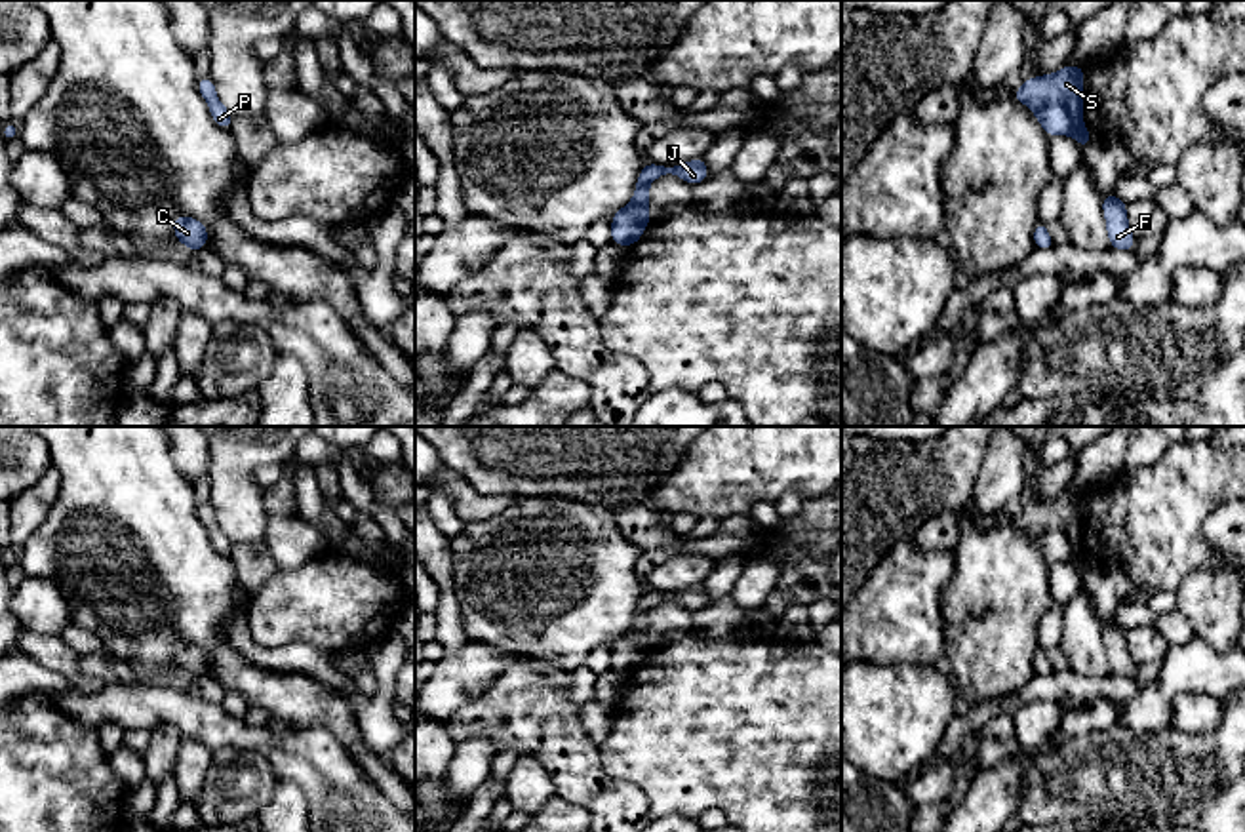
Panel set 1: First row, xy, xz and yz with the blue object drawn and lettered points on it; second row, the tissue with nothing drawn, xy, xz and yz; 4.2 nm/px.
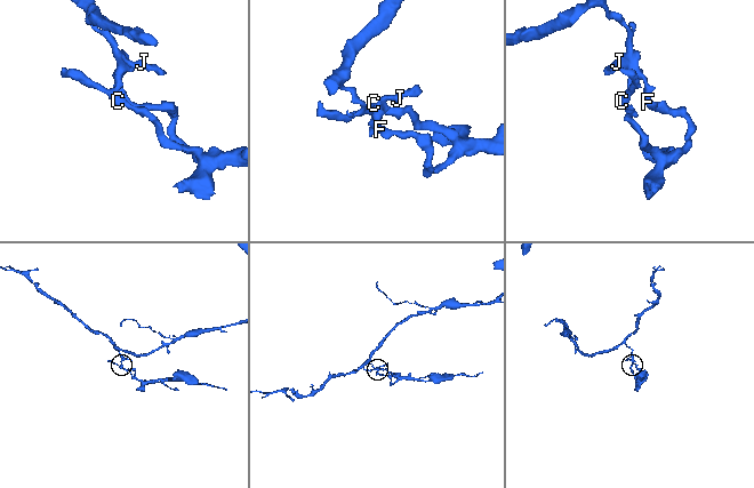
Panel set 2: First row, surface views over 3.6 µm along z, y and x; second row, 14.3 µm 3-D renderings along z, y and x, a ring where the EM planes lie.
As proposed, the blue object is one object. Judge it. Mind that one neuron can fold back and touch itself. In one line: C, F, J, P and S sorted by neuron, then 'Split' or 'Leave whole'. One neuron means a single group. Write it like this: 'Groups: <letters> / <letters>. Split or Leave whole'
Groups: C P / F J S. Split

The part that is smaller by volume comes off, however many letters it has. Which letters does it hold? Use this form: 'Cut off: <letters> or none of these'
Cut off: C, P

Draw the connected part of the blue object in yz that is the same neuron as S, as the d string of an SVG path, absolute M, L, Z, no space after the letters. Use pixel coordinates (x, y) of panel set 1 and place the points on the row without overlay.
M1077 489L1053 501L1026 505L1013 525L1022 531L1060 529L1072 546L1072 564L1081 577L1095 565L1083 552L1083 493Z

